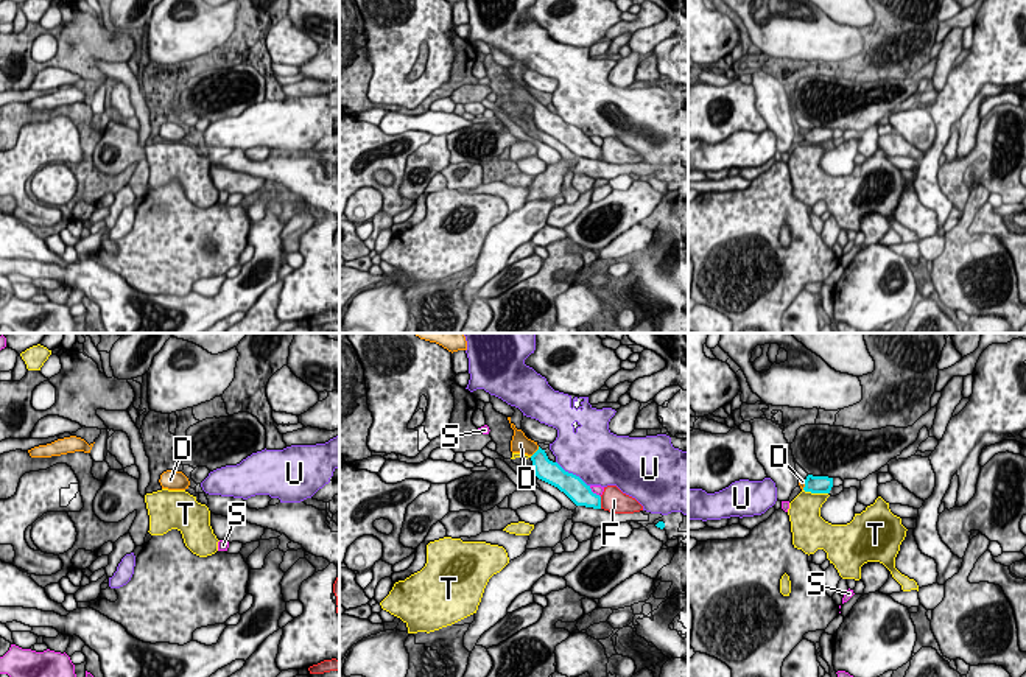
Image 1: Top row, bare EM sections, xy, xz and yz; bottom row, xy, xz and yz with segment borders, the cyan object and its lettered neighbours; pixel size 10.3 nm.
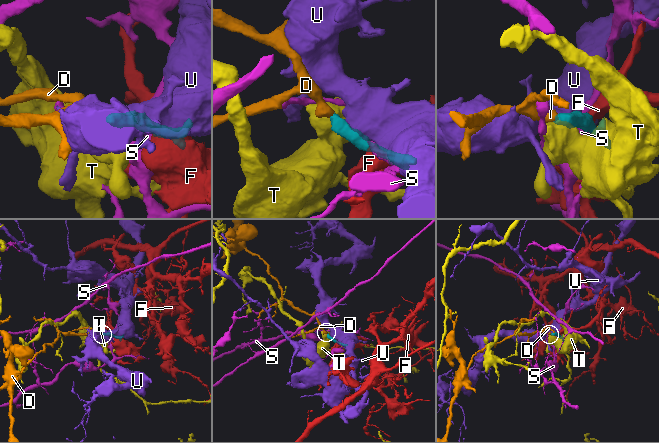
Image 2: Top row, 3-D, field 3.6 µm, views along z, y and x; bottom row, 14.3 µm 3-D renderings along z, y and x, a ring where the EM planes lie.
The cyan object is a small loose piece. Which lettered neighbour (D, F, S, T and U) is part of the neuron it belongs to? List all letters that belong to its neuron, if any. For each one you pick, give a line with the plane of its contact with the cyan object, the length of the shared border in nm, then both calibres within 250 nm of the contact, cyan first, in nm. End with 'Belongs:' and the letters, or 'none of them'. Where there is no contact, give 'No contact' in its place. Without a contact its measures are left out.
D: Touches cyan in xz. Shared border 140 nm. Thickness 240 nm (cyan) against 190 nm
Belongs: D

